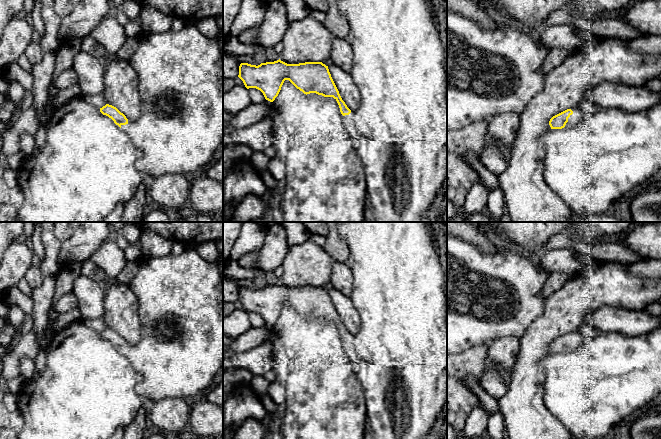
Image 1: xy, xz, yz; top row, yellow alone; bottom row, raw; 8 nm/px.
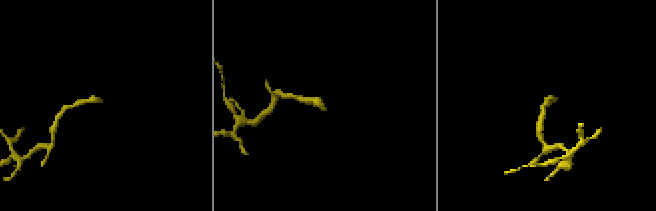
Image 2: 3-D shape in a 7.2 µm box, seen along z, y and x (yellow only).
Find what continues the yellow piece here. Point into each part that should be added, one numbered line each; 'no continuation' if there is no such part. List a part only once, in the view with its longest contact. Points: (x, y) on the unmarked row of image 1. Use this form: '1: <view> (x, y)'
1: yz (576, 342)

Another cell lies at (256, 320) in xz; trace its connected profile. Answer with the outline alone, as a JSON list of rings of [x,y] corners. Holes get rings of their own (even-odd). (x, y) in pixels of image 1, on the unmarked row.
[[[249,312],[249,319],[252,327],[259,328],[265,324],[263,317],[256,312]]]

